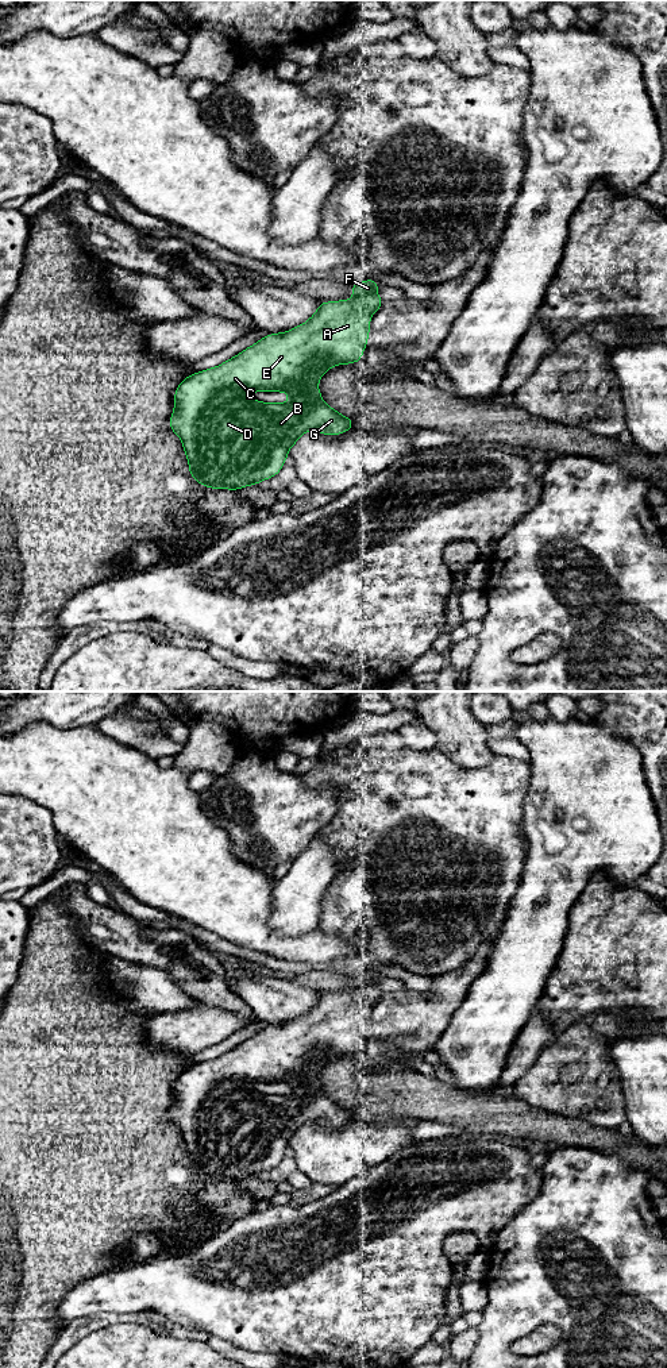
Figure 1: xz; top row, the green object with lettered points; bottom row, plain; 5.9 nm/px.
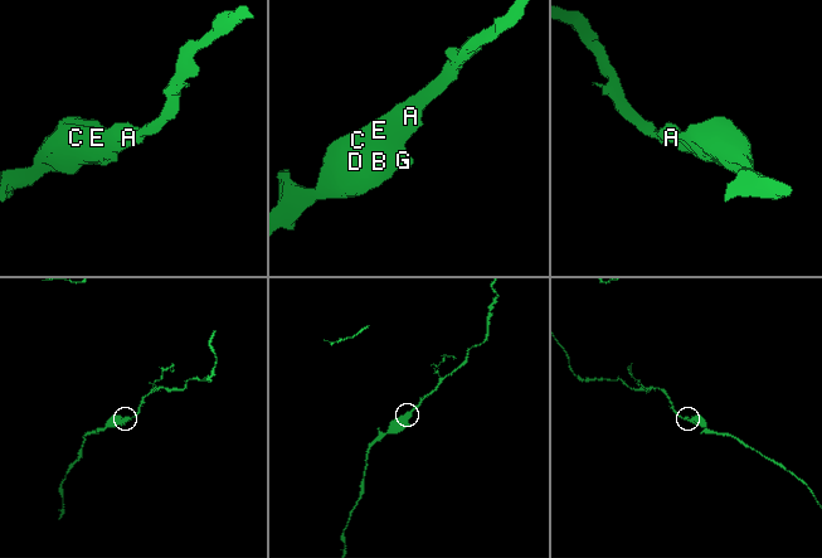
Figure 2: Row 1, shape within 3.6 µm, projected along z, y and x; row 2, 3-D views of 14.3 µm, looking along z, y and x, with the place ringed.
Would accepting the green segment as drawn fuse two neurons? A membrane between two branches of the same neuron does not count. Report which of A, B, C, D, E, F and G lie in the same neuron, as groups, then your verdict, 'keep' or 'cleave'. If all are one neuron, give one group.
A B C D E F G; keep

